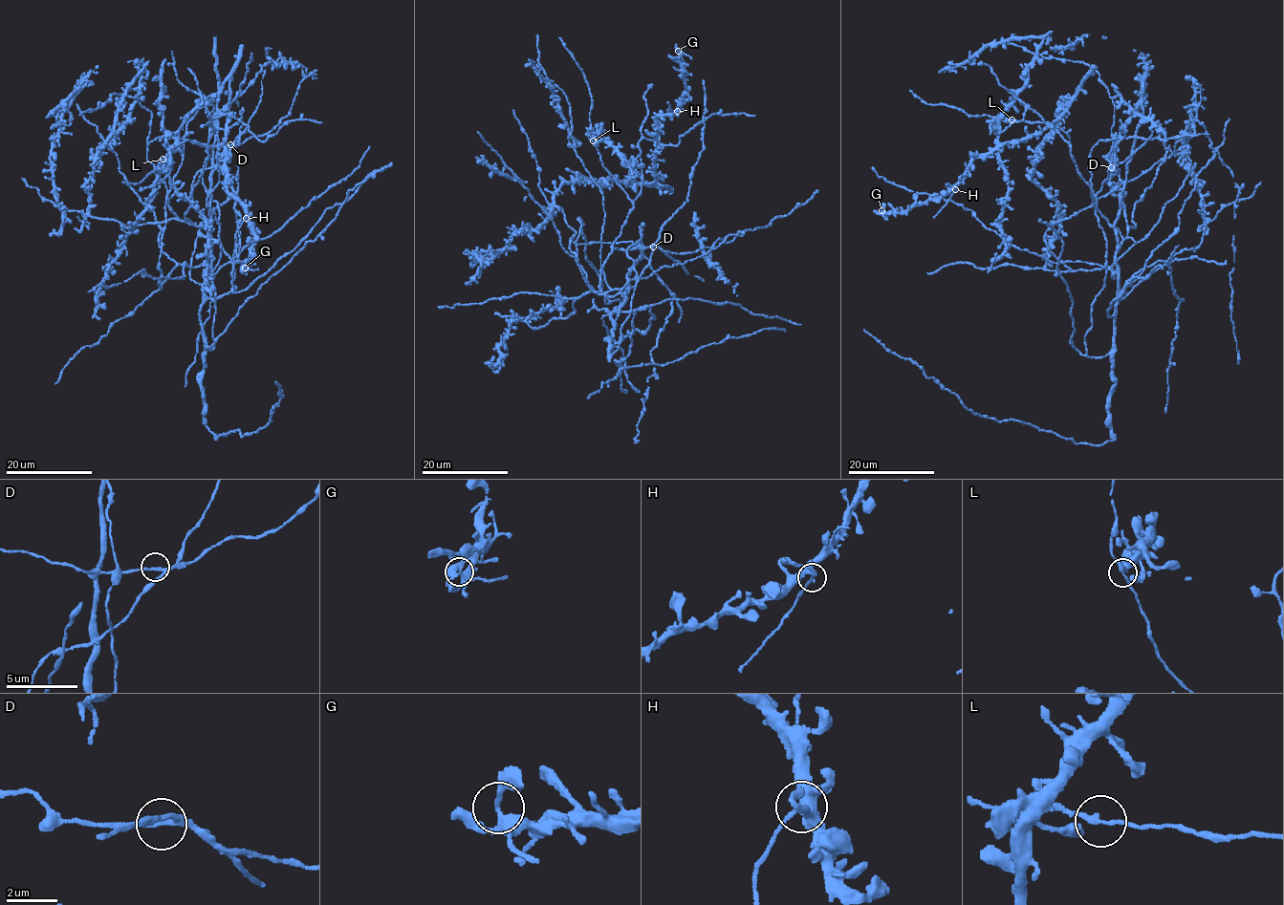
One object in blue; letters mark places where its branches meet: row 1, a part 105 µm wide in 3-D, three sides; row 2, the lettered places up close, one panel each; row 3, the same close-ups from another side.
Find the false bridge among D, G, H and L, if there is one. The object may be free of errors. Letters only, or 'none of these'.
H

